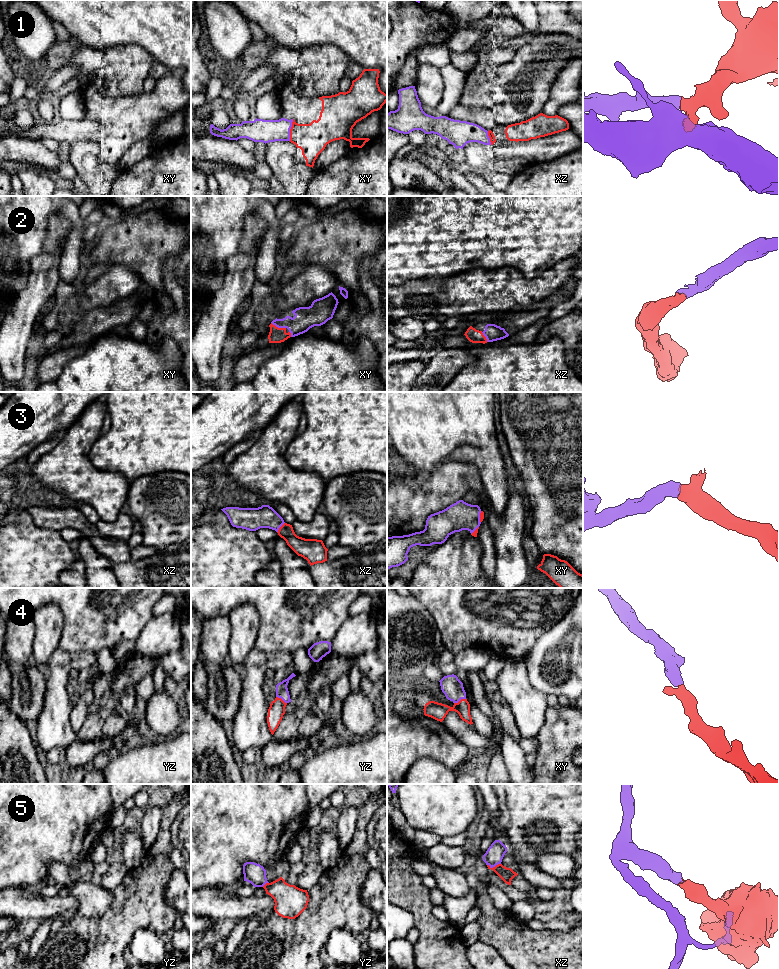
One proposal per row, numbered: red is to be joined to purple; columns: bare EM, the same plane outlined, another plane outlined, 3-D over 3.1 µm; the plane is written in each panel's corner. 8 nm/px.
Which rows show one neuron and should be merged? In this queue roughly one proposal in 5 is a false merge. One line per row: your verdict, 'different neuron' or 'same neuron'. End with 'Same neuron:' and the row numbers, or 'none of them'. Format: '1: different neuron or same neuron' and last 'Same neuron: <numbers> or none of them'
1: same neuron
2: same neuron
3: same neuron
4: same neuron
5: same neuron
Same neuron: 1, 2, 3, 4, 5

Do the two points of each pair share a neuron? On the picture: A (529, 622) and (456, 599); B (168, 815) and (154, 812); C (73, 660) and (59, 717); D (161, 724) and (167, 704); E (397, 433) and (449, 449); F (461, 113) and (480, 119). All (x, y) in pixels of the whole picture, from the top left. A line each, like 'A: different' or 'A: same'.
A: same
B: different
C: same
D: same
E: same
F: same

